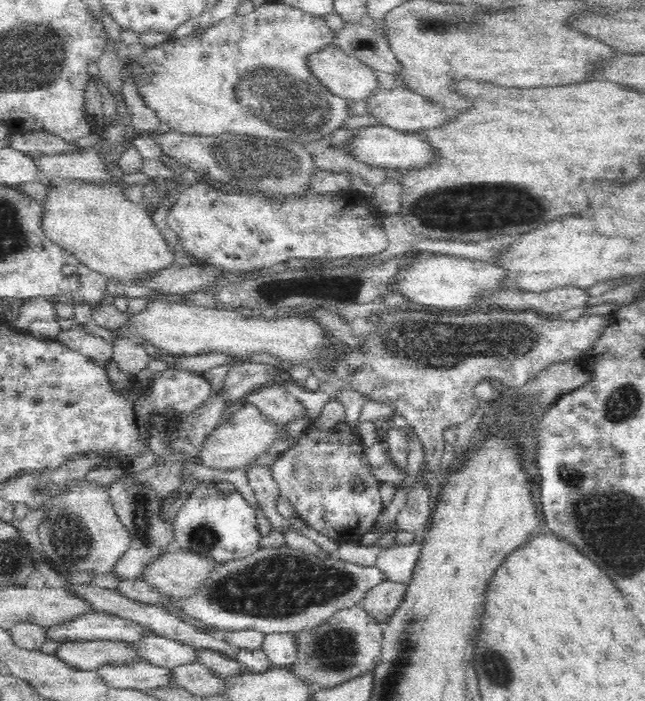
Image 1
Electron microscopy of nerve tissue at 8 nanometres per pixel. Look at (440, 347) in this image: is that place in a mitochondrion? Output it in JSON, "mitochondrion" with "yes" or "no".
{"mitochondrion":"yes"}

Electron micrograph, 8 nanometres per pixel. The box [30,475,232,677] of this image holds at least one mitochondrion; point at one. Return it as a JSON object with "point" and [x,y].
{"point":[70,536]}

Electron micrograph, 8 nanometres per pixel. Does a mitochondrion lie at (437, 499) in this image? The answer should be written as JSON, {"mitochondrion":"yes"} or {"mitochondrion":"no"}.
{"mitochondrion":"no"}

